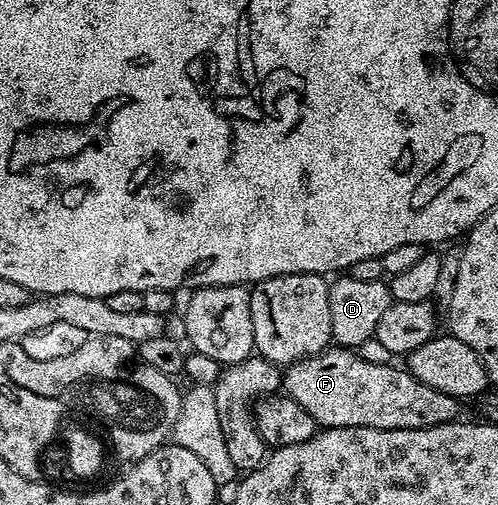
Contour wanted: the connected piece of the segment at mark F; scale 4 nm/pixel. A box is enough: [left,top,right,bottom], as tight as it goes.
[282,345,461,429]

